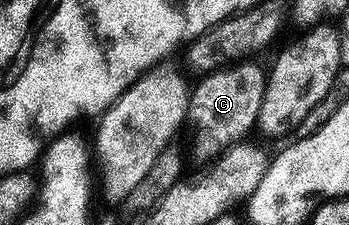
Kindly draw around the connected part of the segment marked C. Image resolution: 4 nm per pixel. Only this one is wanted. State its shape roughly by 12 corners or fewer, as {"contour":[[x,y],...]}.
{"contour":[[244,58],[195,81],[188,120],[212,158],[257,127],[265,65]]}

